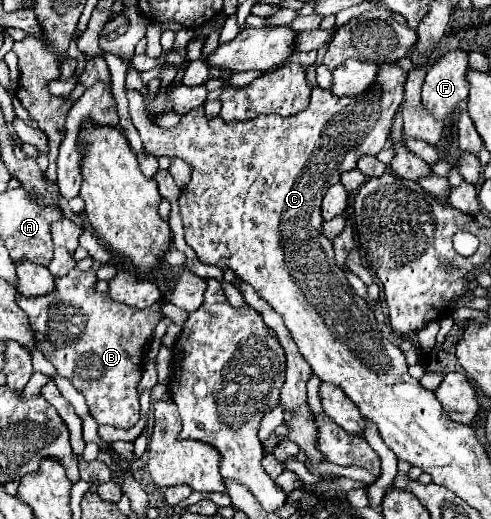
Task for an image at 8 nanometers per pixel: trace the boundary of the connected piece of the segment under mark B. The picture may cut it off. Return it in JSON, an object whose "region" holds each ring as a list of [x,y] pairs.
{"region":[[[72,268],[66,276],[54,278],[54,292],[46,296],[34,298],[16,298],[16,304],[28,314],[32,328],[36,330],[36,348],[54,364],[58,376],[68,378],[74,388],[86,398],[92,418],[98,424],[110,424],[114,428],[128,430],[140,418],[140,402],[138,402],[138,382],[142,378],[142,348],[148,342],[160,320],[160,304],[154,304],[146,310],[128,308],[126,304],[114,302],[108,294],[96,292],[96,270],[90,268],[86,272]]]}

